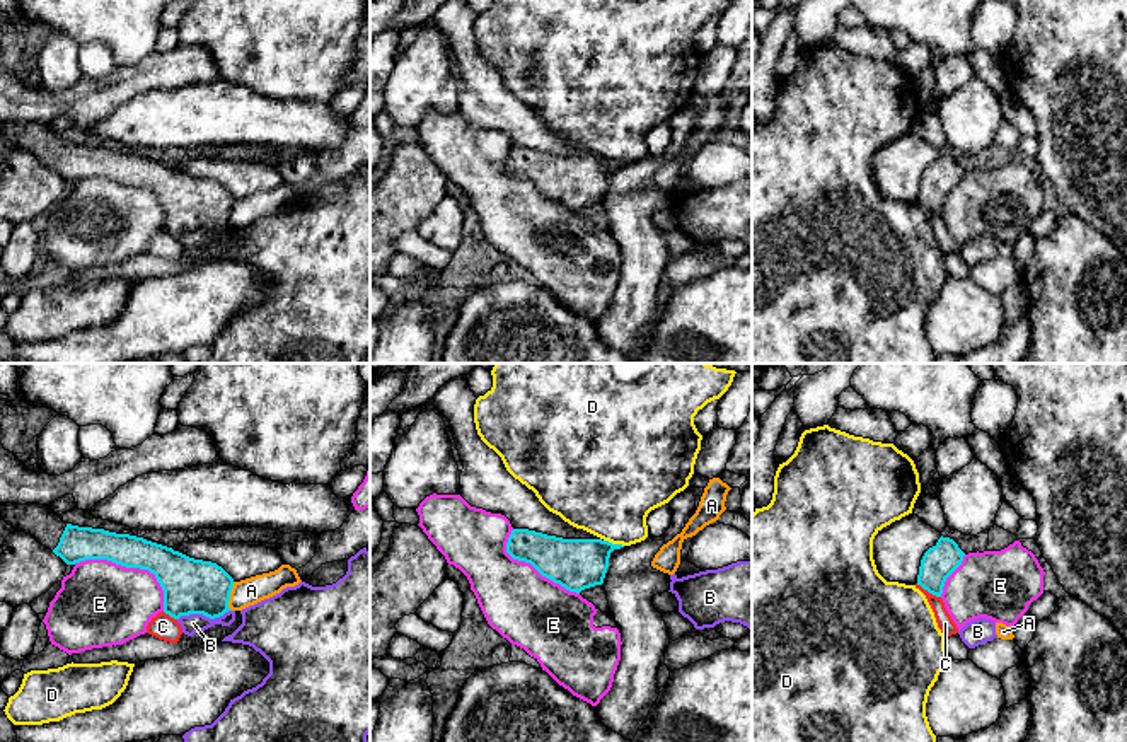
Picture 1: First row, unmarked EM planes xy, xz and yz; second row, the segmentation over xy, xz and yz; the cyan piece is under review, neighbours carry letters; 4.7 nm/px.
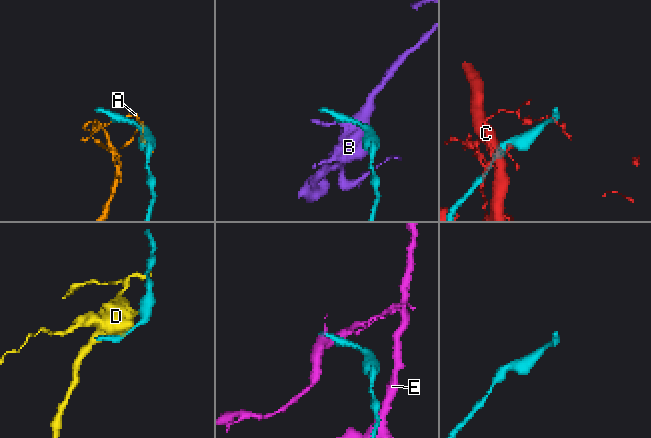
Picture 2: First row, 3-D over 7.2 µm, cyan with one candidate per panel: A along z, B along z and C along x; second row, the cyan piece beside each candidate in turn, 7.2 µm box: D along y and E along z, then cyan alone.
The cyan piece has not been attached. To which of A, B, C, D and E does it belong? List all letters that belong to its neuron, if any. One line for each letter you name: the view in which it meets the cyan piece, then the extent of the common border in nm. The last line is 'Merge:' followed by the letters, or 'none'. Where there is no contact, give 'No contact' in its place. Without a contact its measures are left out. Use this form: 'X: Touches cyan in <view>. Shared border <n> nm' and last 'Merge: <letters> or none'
Merge: none

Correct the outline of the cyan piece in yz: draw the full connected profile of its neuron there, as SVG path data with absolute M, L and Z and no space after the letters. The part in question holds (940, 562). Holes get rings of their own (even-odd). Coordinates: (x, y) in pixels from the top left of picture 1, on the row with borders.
M939 537L929 548L919 566L917 585L941 597L946 578L962 565L965 553L950 537Z

